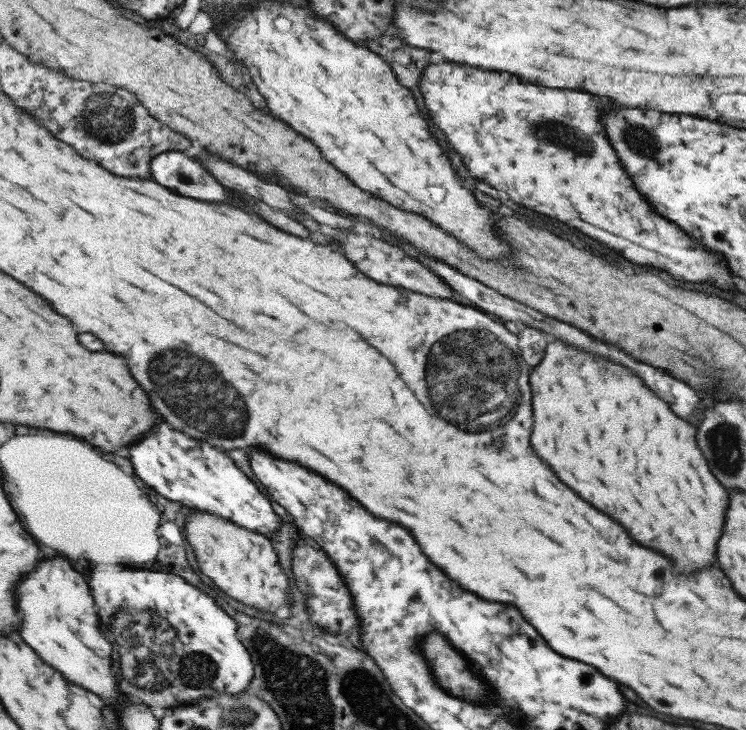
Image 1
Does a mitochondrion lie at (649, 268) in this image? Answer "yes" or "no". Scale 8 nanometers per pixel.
no

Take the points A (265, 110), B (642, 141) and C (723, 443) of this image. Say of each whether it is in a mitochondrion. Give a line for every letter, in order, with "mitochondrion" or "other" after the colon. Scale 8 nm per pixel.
A: other
B: mitochondrion
C: mitochondrion

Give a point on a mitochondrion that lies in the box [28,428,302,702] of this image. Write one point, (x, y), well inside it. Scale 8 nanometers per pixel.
(153, 659)

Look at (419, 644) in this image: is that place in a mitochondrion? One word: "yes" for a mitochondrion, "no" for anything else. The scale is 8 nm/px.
no

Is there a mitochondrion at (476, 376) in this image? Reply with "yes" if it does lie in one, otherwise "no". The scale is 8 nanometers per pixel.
yes

